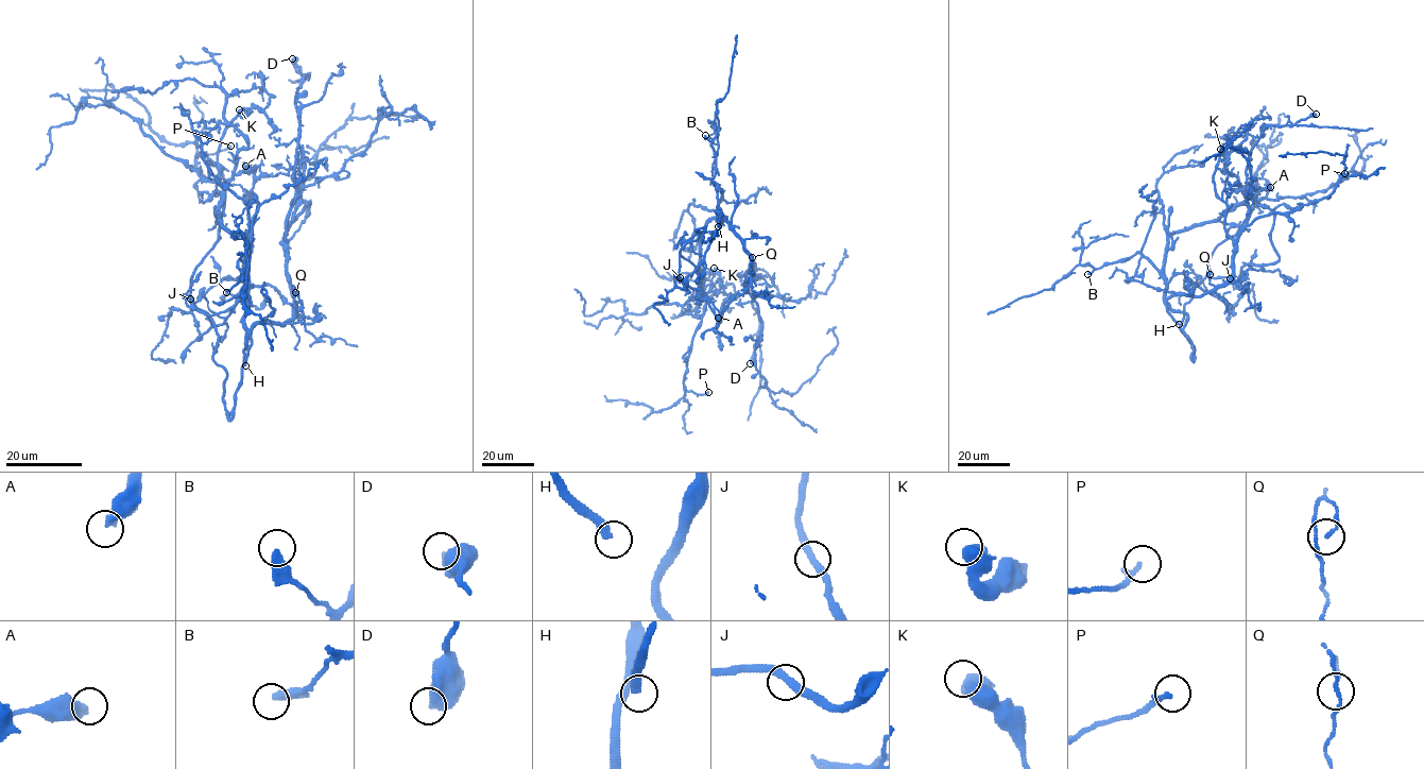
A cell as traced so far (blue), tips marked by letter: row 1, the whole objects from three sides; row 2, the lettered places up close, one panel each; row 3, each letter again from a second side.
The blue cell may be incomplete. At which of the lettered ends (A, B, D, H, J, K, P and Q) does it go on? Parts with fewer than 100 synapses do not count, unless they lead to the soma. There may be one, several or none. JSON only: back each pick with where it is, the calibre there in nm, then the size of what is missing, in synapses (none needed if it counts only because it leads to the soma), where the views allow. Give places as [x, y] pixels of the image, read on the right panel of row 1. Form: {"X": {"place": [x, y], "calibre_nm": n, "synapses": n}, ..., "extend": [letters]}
{"H": {"place": [1179, 324], "calibre_nm": 360}, "extend": ["H"]}

